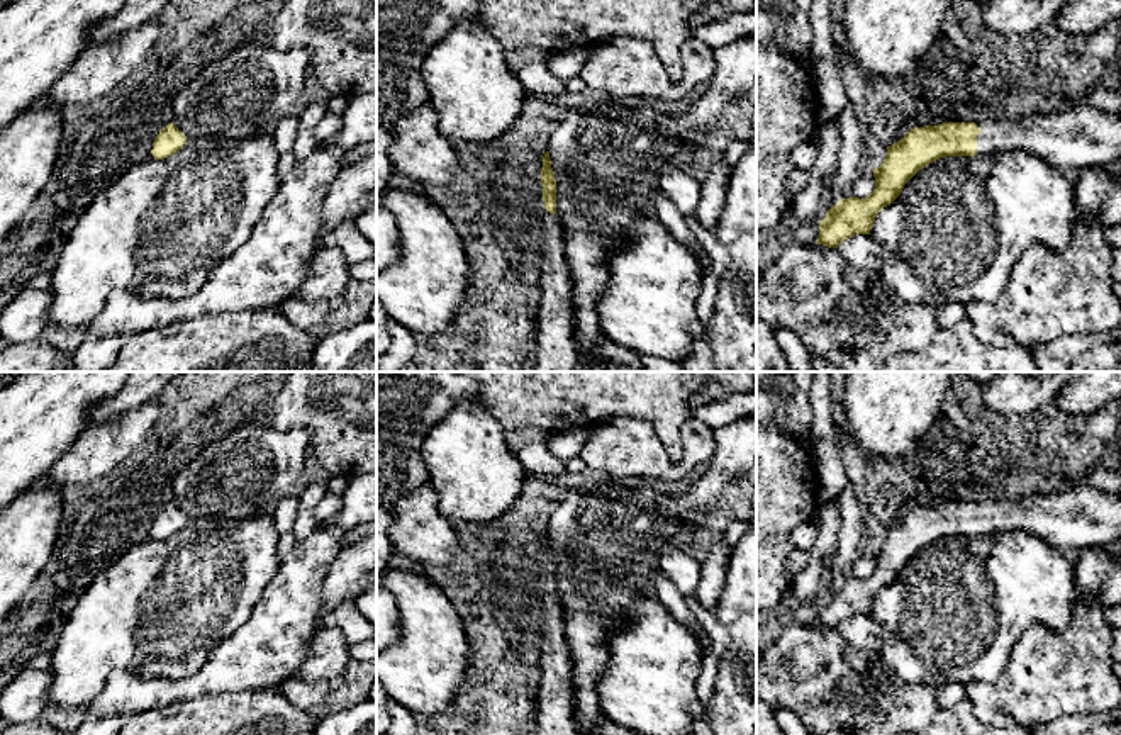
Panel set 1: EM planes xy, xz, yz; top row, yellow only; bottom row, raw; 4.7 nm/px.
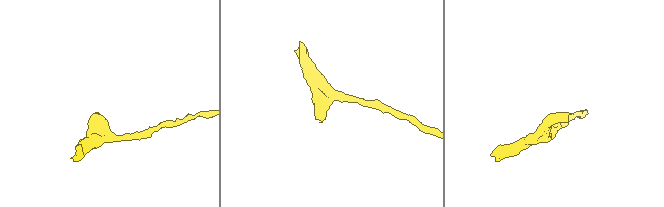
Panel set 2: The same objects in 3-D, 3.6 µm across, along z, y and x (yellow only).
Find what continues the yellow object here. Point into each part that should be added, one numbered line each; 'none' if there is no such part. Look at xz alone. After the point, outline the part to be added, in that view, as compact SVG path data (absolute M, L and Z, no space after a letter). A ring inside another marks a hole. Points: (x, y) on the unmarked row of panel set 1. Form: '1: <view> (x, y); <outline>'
1: xz (555, 698); M546 592L543 606L536 735L578 735L575 728L572 657L565 638L561 601L556 594Z

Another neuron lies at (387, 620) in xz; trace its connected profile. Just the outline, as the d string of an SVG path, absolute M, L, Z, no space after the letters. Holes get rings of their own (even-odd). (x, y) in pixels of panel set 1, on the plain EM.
M376 586L376 652L393 645L399 633L395 598L390 591Z

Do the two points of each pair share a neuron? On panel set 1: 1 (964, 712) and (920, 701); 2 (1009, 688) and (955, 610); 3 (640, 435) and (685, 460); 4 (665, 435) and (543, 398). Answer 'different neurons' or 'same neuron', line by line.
1: different neurons
2: different neurons
3: same neuron
4: same neuron

